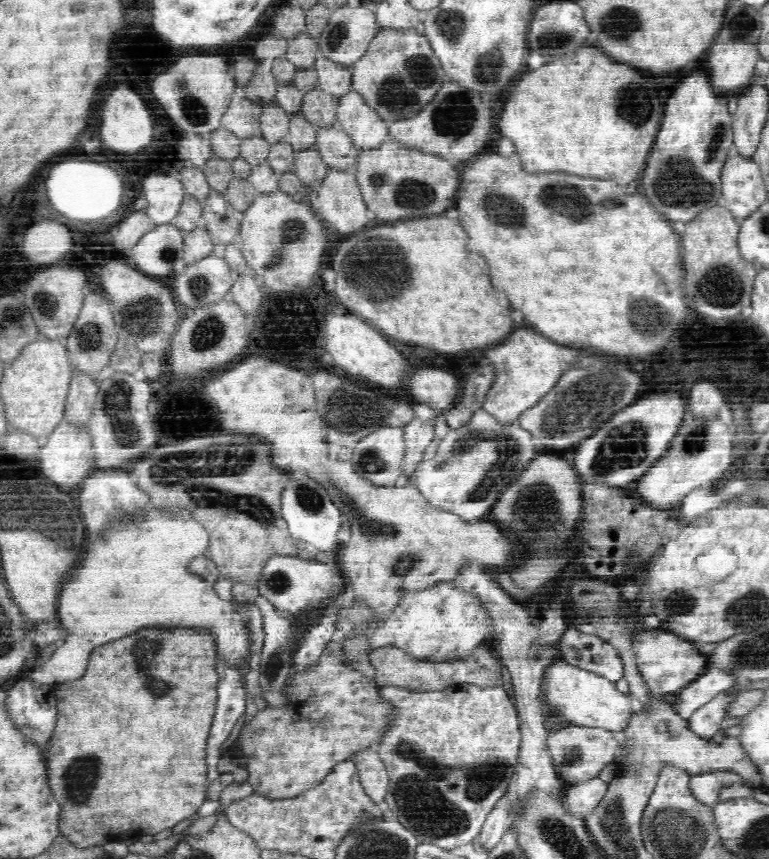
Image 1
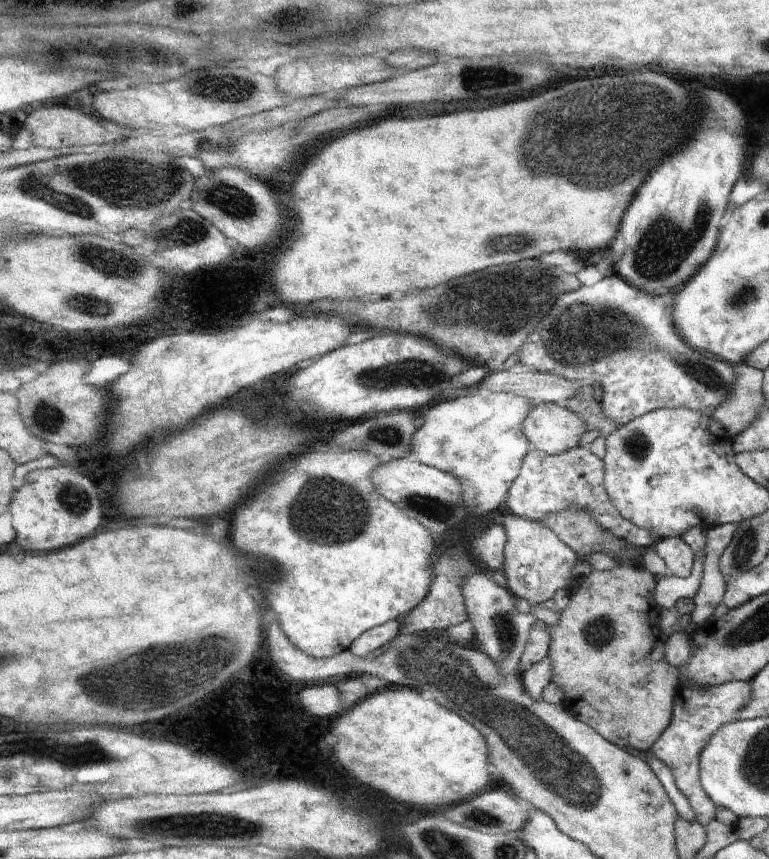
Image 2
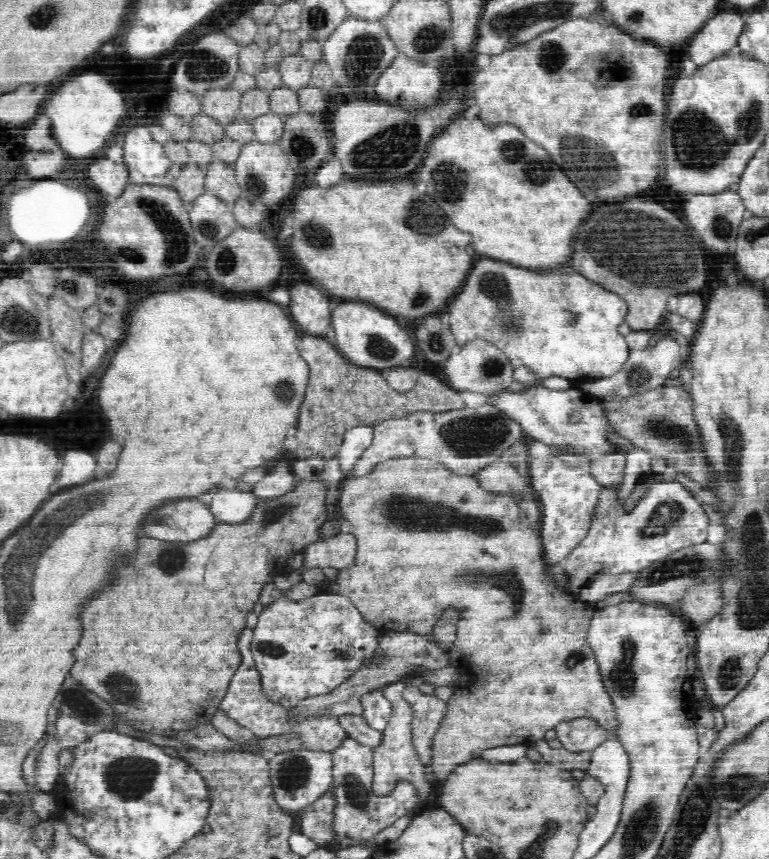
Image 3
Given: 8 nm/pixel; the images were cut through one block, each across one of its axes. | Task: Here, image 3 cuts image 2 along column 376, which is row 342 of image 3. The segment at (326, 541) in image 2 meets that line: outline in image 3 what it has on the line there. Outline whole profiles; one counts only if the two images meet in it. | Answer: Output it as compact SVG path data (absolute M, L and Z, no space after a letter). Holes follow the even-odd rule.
M478 260L465 286L447 308L446 321L458 347L482 339L498 347L514 368L528 367L539 379L564 377L570 383L586 385L616 374L629 359L631 350L624 339L627 312L627 302L621 296L600 288L571 267L538 276L538 272L526 272L498 260Z

